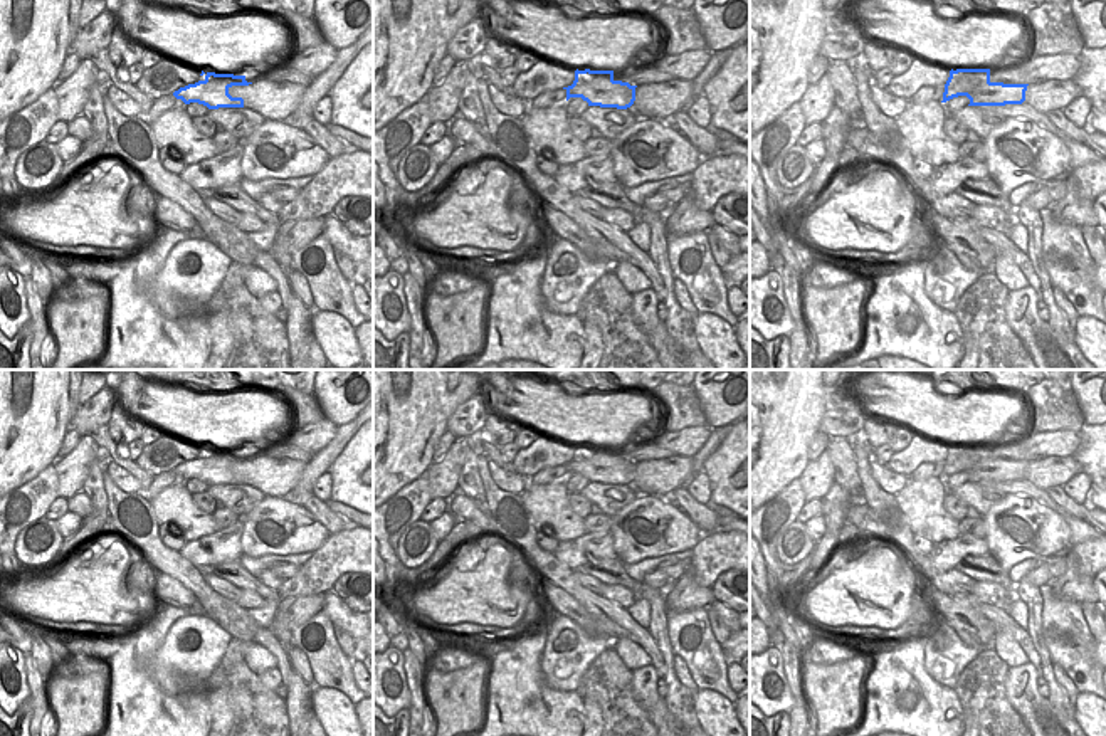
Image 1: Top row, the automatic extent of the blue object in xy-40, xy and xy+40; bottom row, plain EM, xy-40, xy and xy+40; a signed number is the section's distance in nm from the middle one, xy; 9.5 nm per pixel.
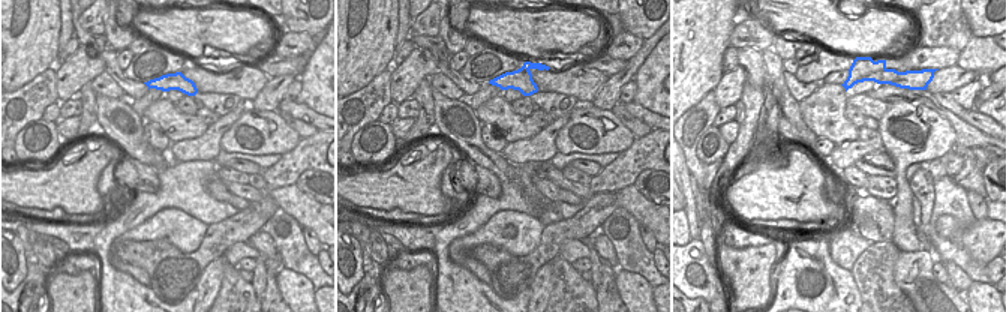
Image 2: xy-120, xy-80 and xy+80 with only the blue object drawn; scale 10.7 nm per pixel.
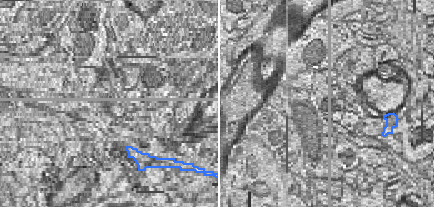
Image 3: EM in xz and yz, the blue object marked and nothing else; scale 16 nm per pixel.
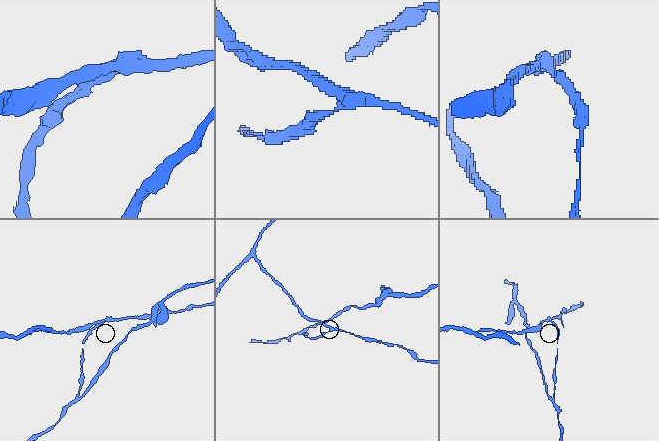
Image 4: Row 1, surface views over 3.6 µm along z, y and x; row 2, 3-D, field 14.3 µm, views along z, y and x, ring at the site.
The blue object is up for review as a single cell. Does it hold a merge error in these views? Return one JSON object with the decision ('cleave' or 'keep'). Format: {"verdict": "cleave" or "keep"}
{"verdict": "cleave"}

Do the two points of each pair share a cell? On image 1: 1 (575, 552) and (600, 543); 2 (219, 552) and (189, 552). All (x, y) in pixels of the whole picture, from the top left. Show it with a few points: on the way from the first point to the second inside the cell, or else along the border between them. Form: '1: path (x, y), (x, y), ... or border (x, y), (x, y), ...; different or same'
1: path (582, 548), (594, 545); same
2: path (212, 553), (195, 552); same

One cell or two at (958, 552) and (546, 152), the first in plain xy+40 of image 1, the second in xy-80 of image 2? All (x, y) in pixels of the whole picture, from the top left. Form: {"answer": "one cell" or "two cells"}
{"answer": "one cell"}

